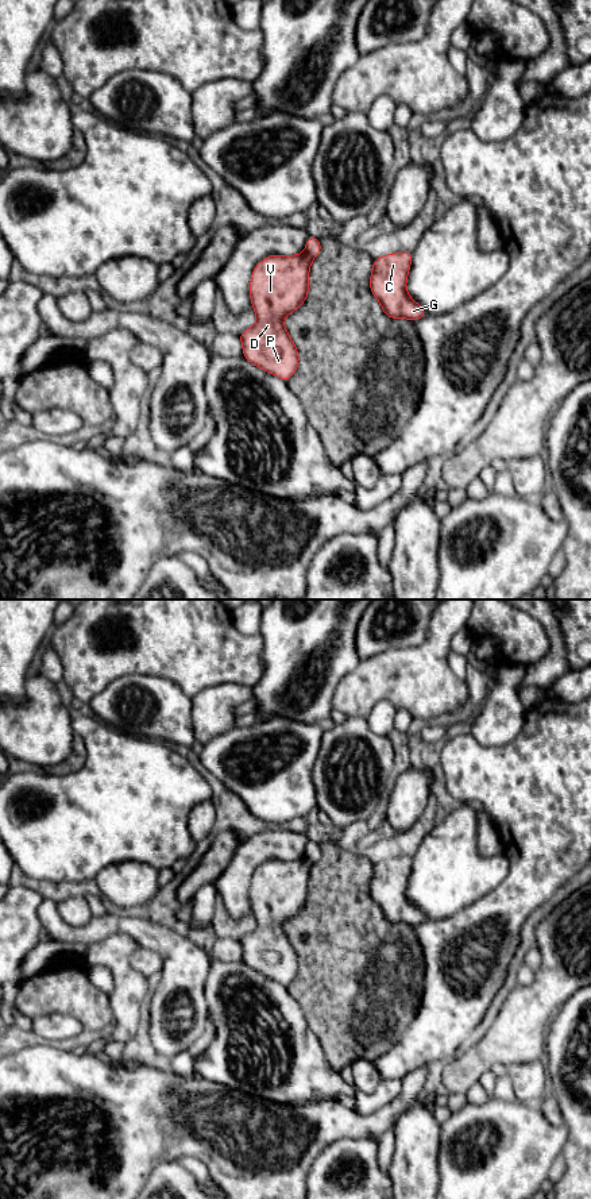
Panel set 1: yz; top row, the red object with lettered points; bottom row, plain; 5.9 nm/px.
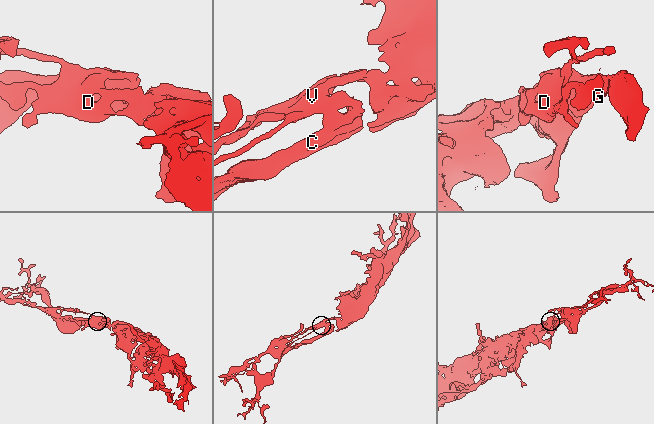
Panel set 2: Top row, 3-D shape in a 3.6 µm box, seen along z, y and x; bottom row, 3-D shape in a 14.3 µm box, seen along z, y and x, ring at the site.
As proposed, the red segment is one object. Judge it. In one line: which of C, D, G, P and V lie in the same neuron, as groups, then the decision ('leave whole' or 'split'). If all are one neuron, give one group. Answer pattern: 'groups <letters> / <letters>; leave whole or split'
groups C D G P V; leave whole

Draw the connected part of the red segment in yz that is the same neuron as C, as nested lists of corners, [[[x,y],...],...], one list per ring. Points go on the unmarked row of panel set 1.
[[[391,857],[374,864],[370,895],[390,924],[418,926],[426,915],[406,897],[412,857]]]

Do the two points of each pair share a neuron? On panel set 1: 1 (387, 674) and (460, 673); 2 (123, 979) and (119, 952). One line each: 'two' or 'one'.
1: two
2: one

